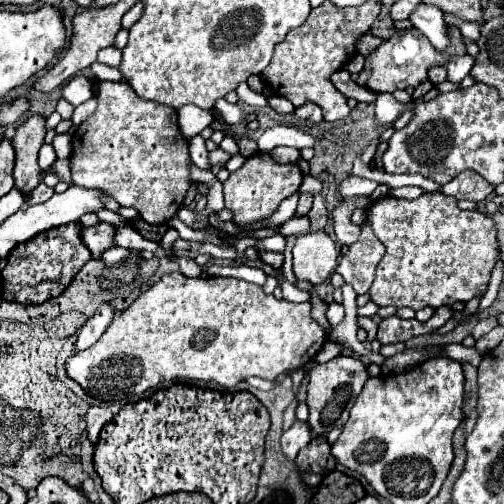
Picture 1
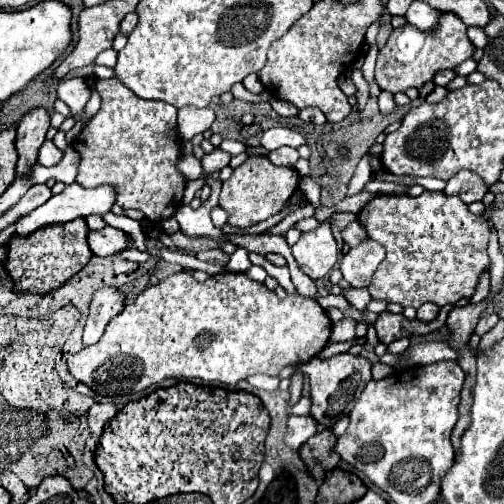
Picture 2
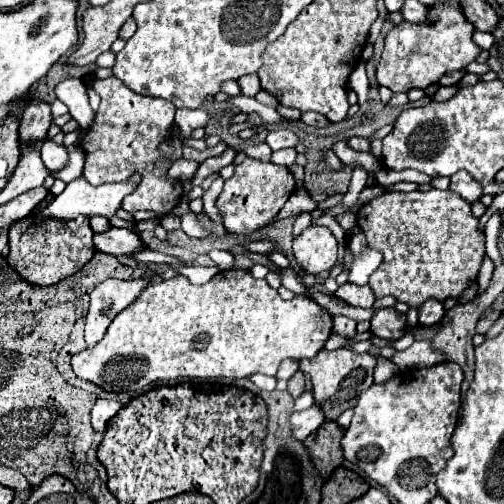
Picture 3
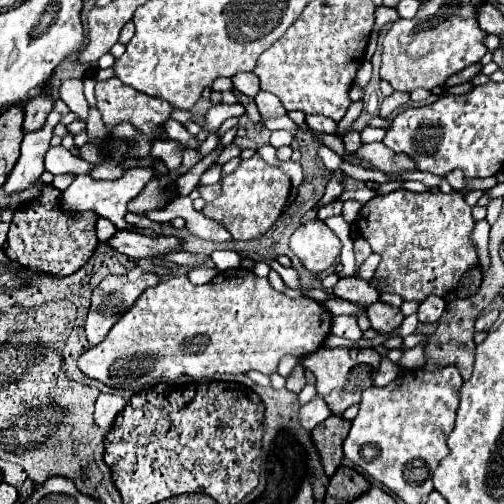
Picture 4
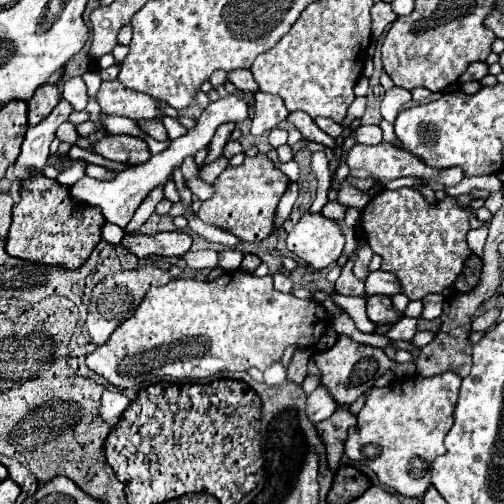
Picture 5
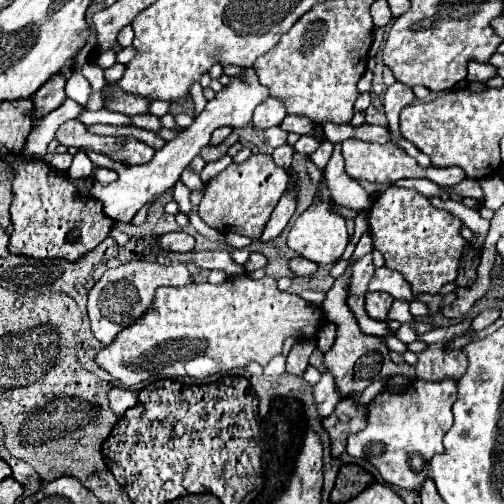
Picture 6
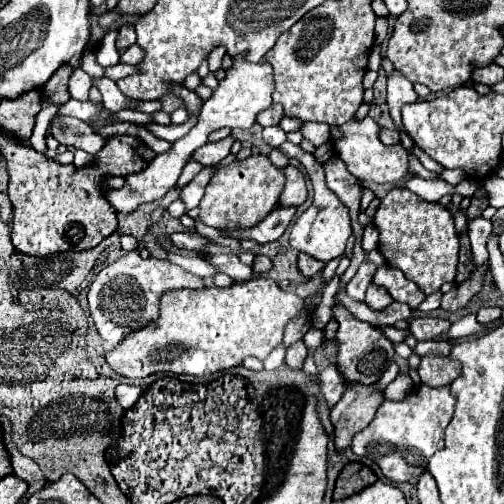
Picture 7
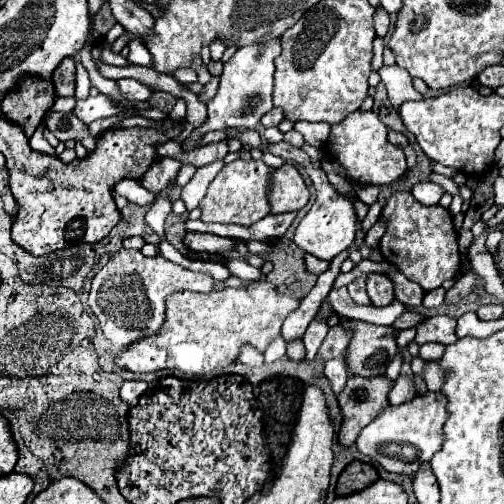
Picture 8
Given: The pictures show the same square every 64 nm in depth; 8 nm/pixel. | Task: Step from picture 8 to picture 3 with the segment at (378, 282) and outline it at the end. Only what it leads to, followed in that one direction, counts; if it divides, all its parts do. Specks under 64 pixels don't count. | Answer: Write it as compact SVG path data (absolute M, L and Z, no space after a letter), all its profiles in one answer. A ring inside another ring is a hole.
M378 308L370 320L372 334L386 340L398 340L406 332L406 316L396 308Z

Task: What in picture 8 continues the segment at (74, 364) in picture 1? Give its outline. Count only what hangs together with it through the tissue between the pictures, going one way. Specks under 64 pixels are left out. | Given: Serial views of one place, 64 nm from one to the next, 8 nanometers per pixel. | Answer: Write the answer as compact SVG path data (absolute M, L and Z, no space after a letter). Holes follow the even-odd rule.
M254 282L248 288L218 288L212 290L208 294L200 294L200 292L176 292L172 296L168 296L166 300L166 322L162 326L162 330L156 336L138 340L134 344L130 344L118 358L116 364L124 366L132 372L152 372L152 370L160 370L160 368L176 368L180 372L186 374L210 374L216 368L228 366L230 362L234 362L238 358L240 346L242 344L252 344L256 346L260 352L264 352L264 348L270 344L270 340L274 336L278 336L280 326L284 322L284 318L298 308L298 300L286 294L278 294L278 290L270 284L270 282Z

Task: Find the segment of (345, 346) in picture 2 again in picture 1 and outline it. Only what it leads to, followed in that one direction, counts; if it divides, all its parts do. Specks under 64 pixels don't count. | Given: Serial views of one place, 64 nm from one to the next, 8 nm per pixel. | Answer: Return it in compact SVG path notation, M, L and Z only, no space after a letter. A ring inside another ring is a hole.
M326 341L320 352L316 355L315 361L318 363L325 363L332 358L338 356L342 351L342 347L336 343Z

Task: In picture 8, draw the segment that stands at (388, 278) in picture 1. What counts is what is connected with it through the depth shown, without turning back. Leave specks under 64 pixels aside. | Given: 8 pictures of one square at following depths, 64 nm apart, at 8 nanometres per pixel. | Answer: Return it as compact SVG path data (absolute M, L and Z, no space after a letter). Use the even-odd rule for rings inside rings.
M396 192L388 198L382 218L388 222L386 232L380 240L382 256L396 264L400 272L420 284L424 292L430 292L442 286L444 280L450 280L460 270L460 252L458 236L452 226L452 214L442 206L422 206L410 192Z

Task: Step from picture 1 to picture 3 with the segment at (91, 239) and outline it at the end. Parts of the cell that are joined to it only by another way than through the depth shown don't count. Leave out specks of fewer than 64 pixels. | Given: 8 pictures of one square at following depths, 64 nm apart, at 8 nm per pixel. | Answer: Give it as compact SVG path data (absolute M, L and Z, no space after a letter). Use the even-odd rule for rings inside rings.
M112 228L106 234L96 234L94 246L96 246L96 250L114 254L114 256L120 256L120 254L132 256L142 250L148 250L148 246L142 242L142 238L134 230L128 230L128 228Z

